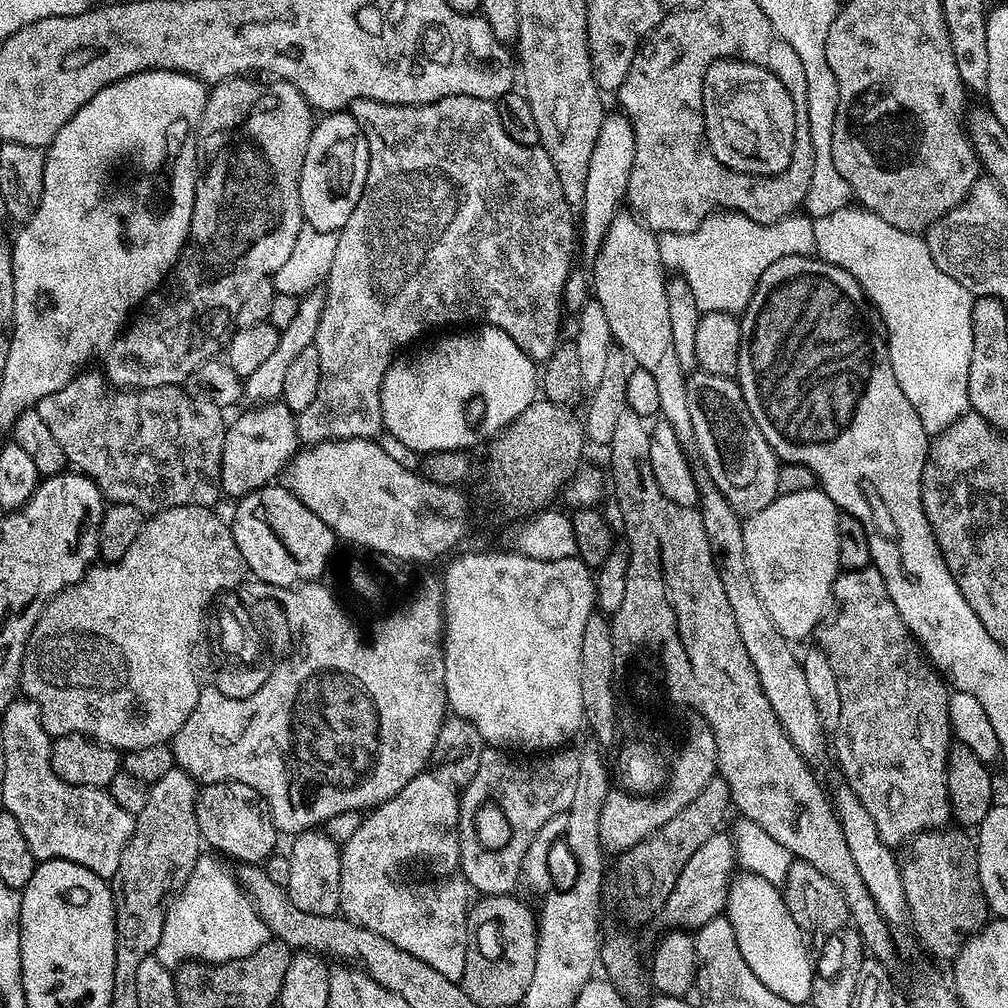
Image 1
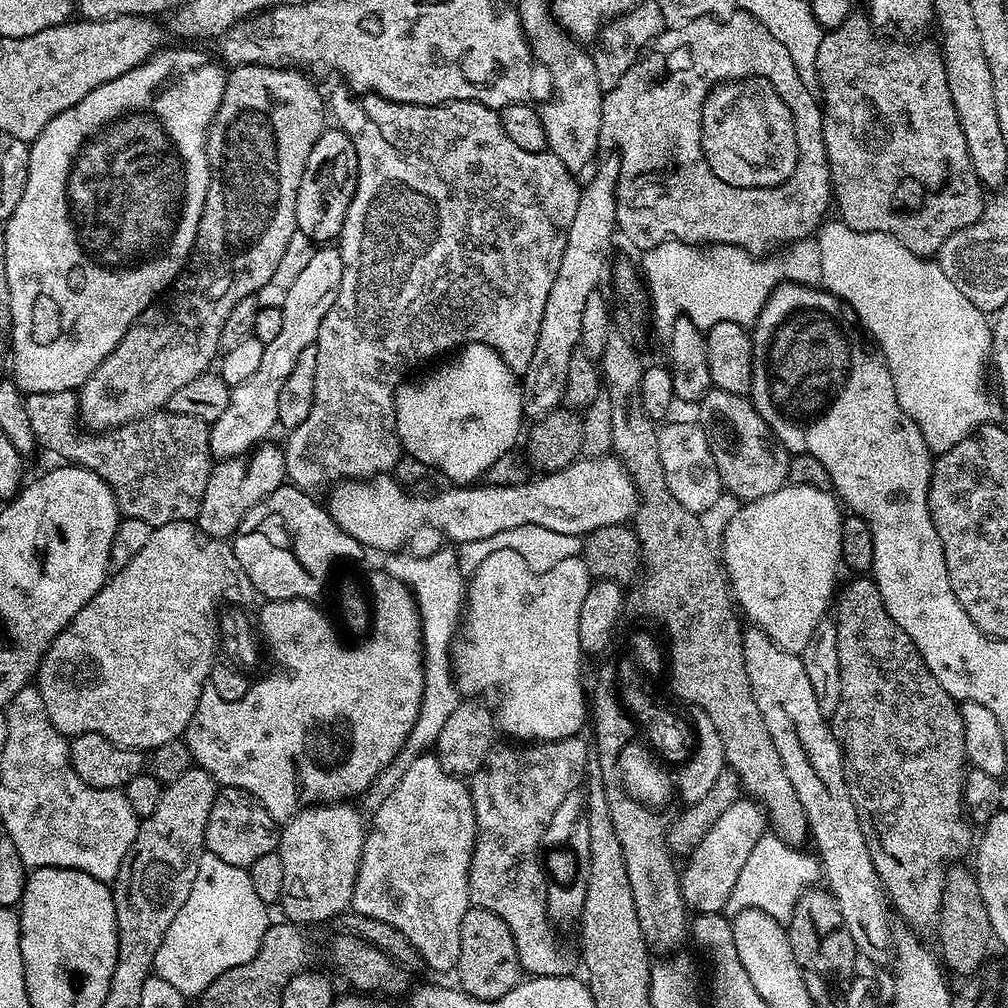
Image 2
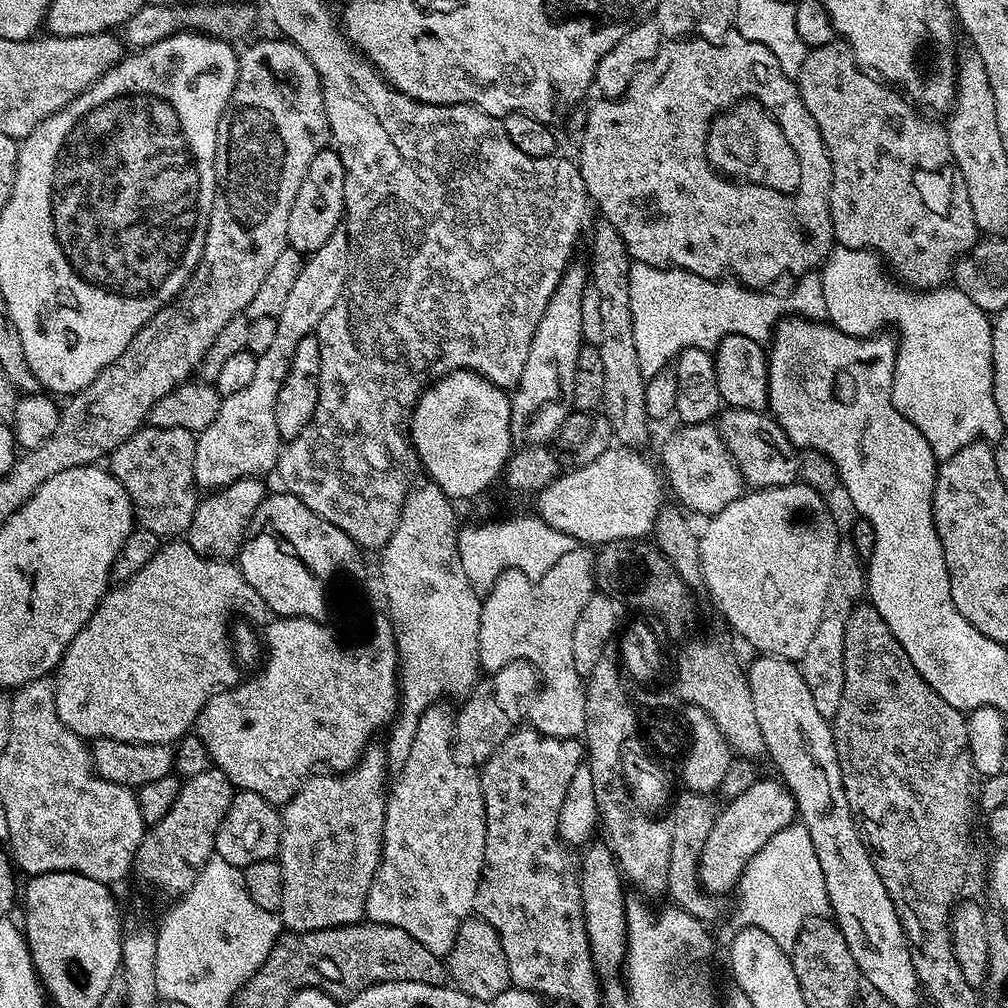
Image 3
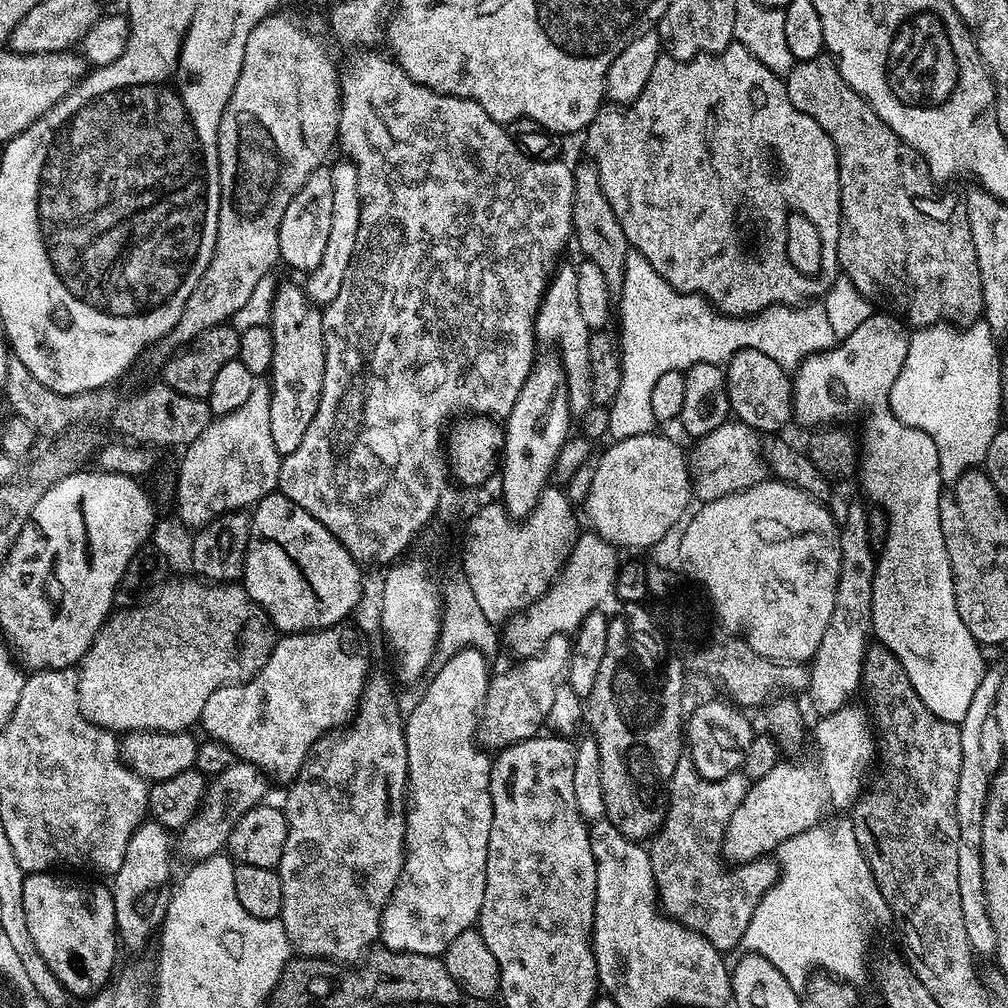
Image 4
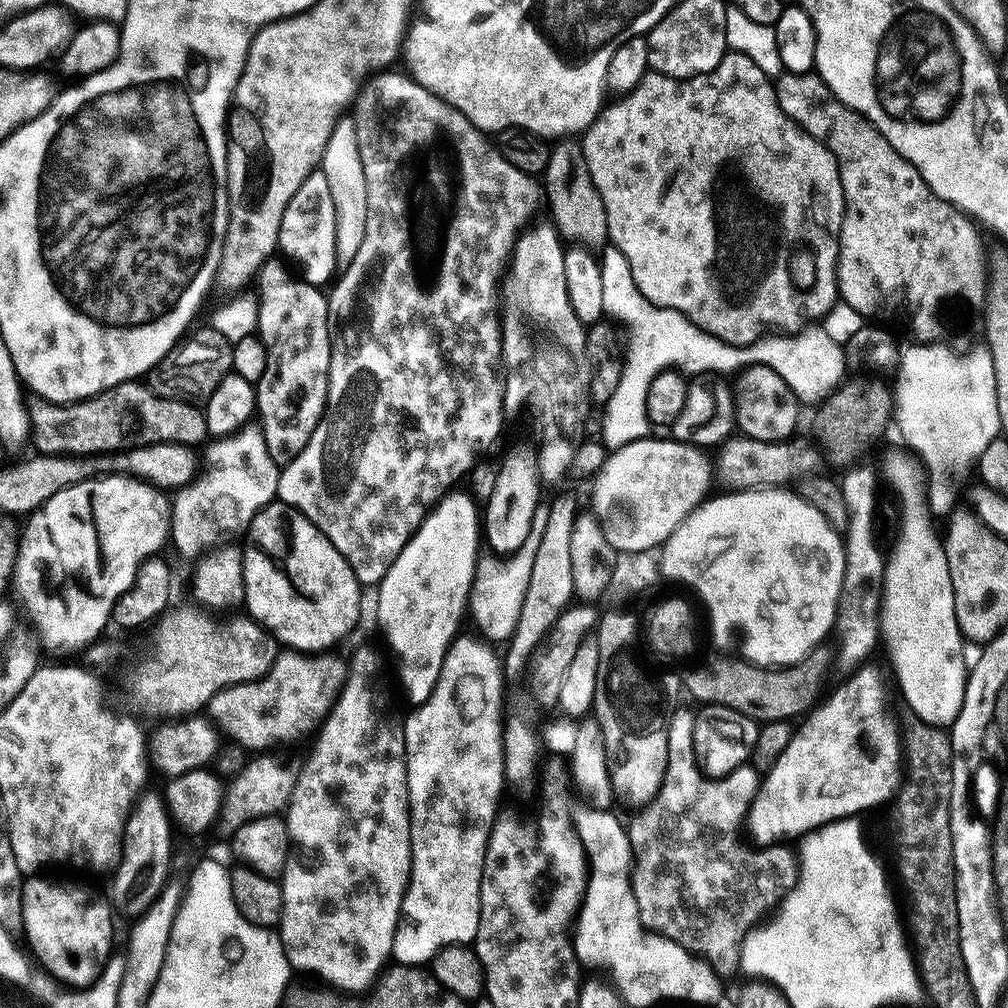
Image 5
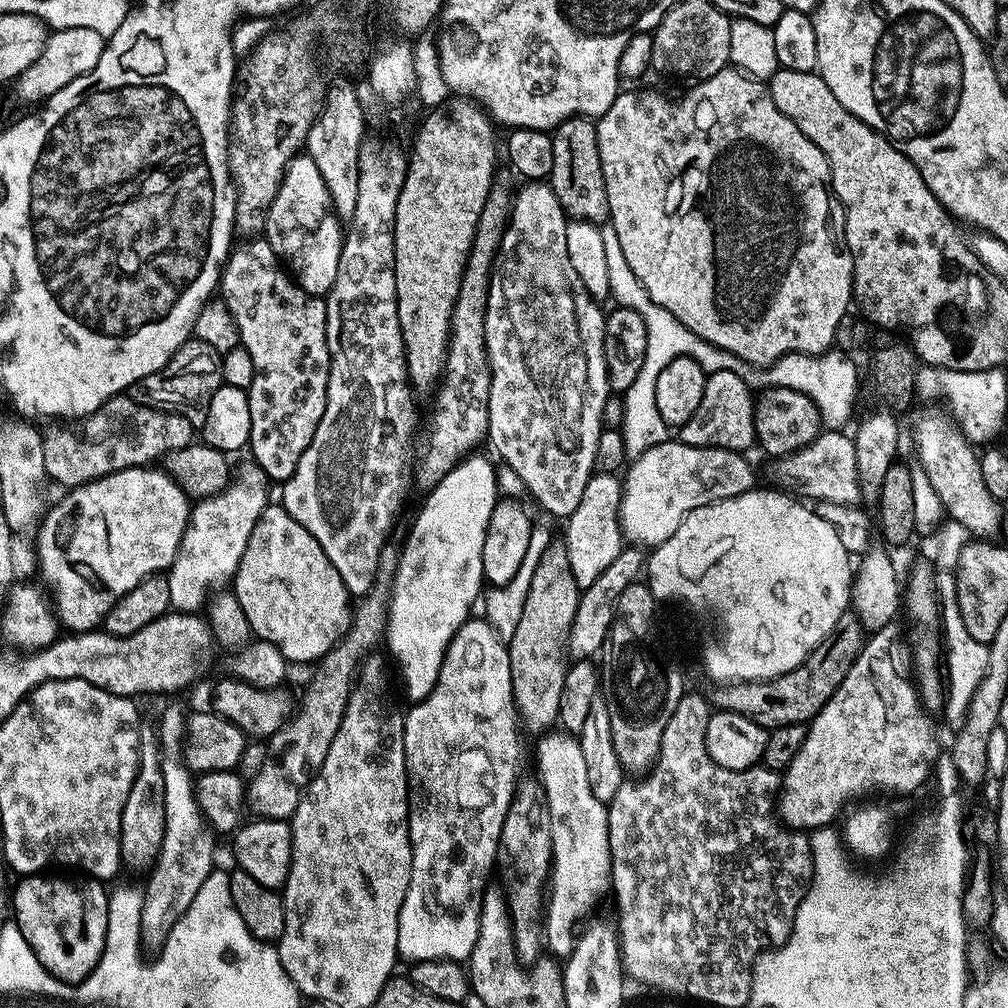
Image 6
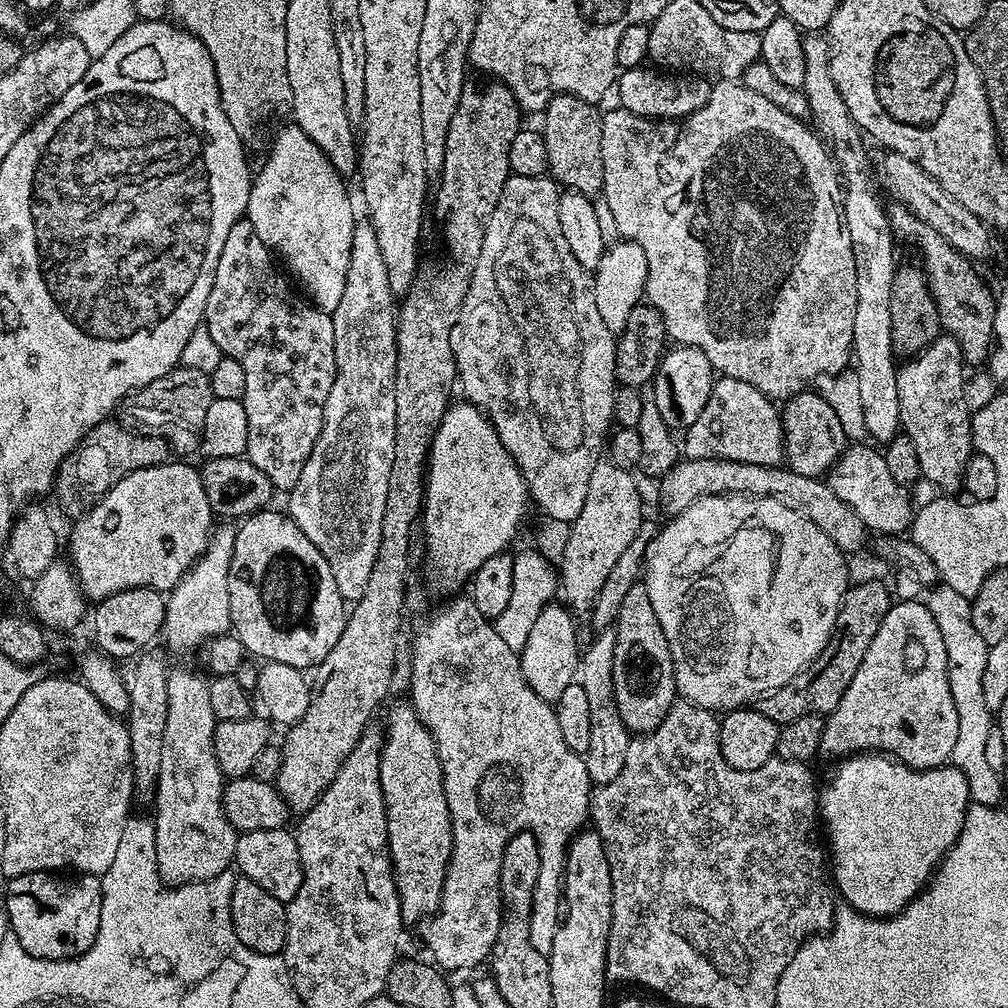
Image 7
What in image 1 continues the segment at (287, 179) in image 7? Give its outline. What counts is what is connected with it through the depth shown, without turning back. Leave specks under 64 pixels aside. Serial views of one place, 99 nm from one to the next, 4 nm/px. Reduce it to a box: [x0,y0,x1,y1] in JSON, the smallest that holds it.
[300,110,367,233]

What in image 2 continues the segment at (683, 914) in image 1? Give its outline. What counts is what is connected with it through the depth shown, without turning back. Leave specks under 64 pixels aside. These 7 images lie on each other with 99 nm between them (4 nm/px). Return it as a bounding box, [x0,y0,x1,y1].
[679,798,769,913]

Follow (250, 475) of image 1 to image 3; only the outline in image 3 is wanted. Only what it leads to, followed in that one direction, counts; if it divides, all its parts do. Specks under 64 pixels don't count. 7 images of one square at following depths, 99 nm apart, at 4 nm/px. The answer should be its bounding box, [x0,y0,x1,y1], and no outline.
[186,478,265,561]

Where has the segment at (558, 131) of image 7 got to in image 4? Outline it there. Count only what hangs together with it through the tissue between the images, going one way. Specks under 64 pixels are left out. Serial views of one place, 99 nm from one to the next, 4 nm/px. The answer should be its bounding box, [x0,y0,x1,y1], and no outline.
[572,164,630,293]

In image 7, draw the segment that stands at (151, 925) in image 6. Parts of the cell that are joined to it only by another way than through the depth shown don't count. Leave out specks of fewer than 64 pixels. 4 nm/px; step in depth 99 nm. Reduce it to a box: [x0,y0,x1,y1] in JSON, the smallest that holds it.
[154,667,238,886]

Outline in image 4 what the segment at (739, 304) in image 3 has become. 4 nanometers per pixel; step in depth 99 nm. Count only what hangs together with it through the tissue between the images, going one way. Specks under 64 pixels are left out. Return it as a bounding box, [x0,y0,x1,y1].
[608,250,838,441]

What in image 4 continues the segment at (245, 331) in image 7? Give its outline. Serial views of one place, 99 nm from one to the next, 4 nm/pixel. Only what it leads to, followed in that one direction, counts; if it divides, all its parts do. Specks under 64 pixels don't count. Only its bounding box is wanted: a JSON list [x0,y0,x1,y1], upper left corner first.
[270,283,324,458]

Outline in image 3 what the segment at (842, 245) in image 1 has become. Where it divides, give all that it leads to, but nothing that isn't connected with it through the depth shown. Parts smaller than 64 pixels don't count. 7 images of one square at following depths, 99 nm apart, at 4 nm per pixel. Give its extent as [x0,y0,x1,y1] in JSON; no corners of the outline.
[818,247,1006,462]

